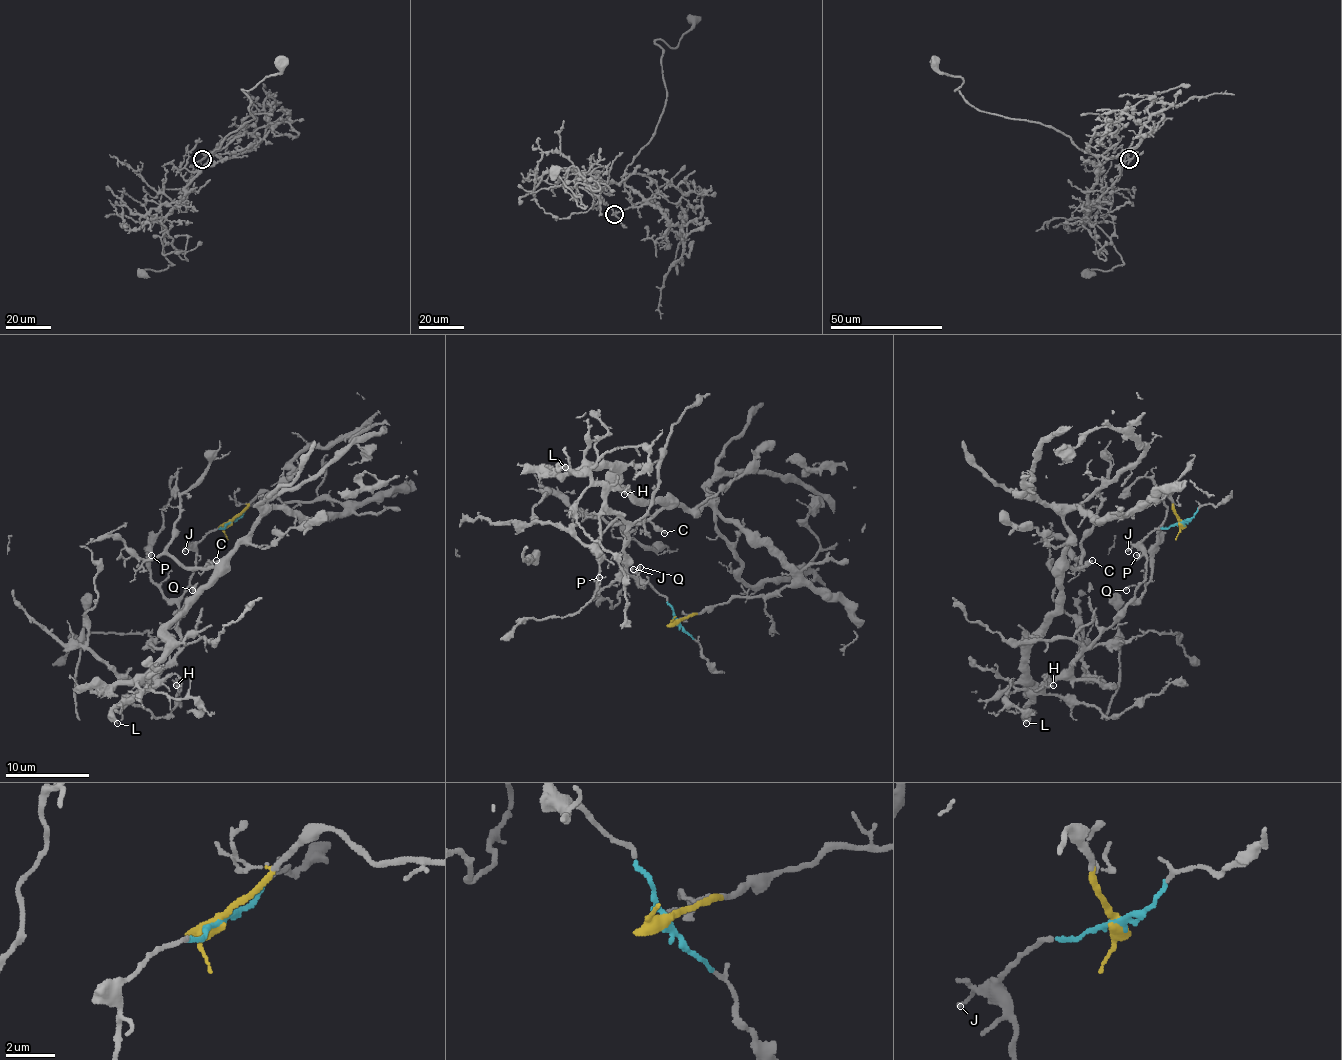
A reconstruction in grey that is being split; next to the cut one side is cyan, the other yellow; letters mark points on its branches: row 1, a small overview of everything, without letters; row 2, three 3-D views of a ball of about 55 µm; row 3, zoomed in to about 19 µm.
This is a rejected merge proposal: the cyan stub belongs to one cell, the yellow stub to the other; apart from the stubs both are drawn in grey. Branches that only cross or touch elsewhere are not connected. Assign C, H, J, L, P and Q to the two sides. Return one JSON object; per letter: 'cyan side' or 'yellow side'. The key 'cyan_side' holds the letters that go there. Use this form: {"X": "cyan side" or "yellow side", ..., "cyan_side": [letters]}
{"C": "yellow side", "H": "cyan side", "J": "cyan side", "L": "cyan side", "P": "cyan side", "Q": "cyan side", "cyan_side": ["H", "J", "L", "P", "Q"]}

